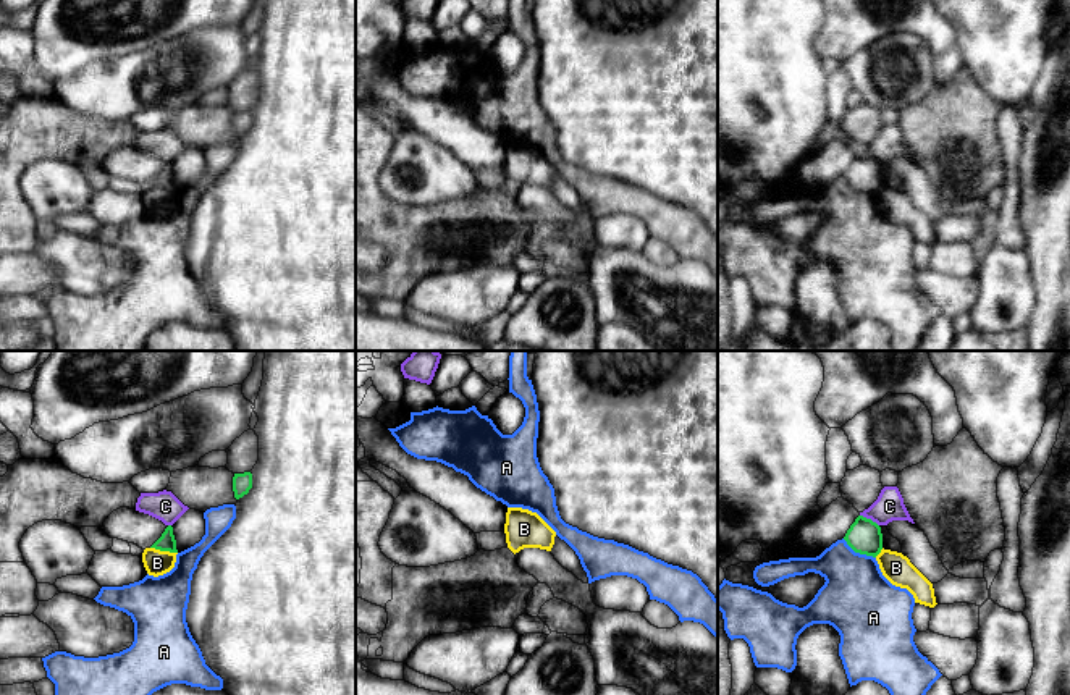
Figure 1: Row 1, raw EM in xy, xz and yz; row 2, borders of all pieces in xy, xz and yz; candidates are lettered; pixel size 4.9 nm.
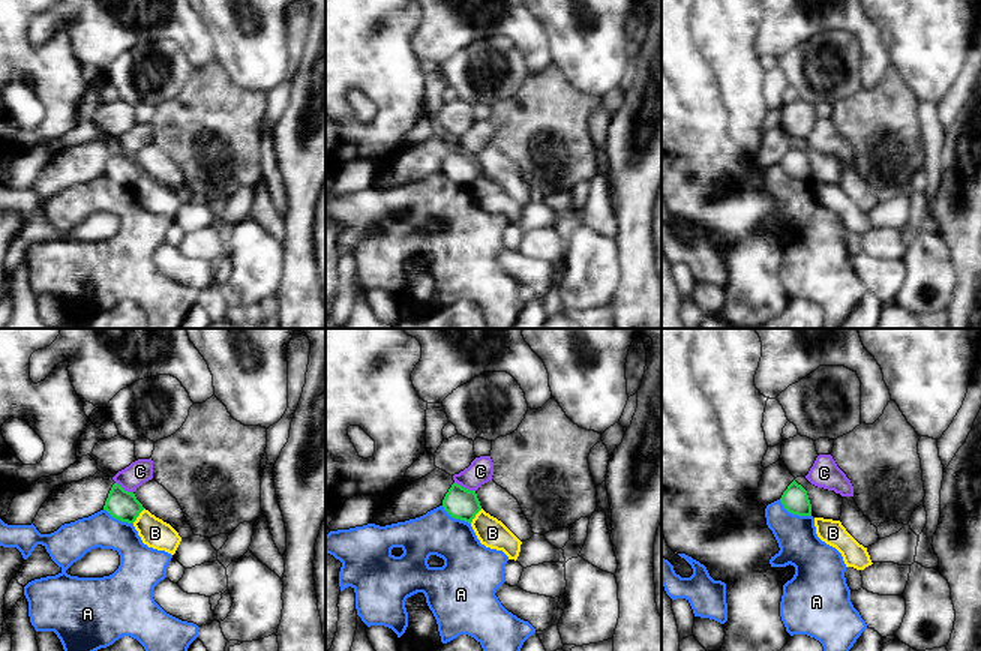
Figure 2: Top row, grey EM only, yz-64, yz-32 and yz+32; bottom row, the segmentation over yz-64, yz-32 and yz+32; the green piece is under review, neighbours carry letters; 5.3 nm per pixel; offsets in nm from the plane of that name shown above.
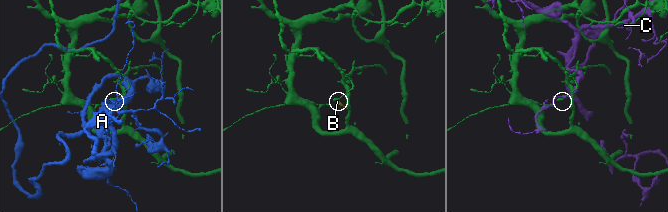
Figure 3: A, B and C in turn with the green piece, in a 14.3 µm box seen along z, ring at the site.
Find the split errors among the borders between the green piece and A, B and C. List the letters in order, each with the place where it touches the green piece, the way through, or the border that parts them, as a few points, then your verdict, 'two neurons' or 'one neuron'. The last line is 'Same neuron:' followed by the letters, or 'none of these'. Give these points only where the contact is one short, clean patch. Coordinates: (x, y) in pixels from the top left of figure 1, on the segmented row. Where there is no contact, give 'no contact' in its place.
A: yz (859, 551) | two neurons
B: xy (164, 550) | along xy (151, 547), (176, 553) | two neurons
C: yz (870, 519) | two neurons
Same neuron: none of these

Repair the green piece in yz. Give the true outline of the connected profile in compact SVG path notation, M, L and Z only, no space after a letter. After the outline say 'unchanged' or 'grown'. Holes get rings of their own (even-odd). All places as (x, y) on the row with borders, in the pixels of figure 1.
M863 516L855 519L844 540L855 553L860 554L876 558L883 550L881 527Z | unchanged

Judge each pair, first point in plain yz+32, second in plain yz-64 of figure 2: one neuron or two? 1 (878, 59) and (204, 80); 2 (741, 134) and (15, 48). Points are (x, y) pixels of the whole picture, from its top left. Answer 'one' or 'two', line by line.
1: two
2: one

